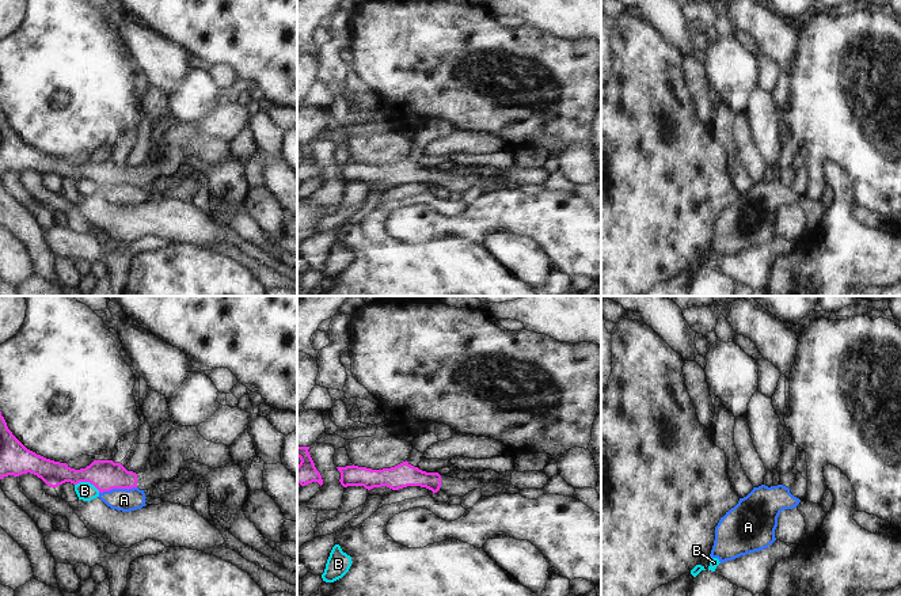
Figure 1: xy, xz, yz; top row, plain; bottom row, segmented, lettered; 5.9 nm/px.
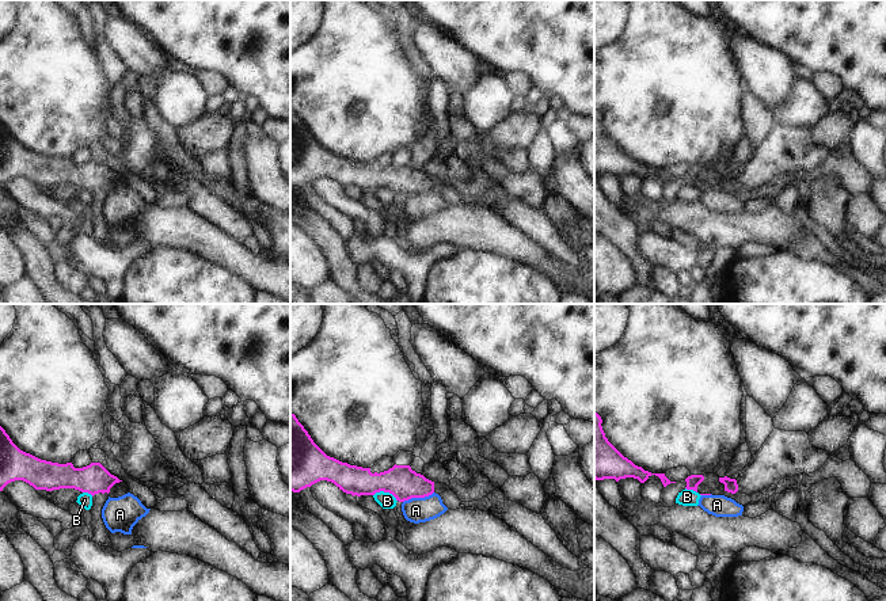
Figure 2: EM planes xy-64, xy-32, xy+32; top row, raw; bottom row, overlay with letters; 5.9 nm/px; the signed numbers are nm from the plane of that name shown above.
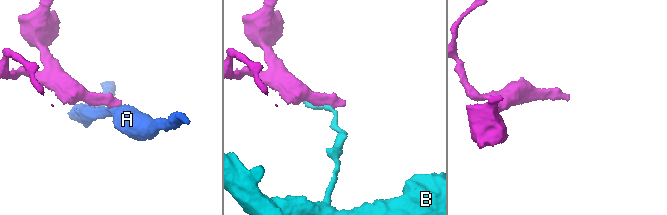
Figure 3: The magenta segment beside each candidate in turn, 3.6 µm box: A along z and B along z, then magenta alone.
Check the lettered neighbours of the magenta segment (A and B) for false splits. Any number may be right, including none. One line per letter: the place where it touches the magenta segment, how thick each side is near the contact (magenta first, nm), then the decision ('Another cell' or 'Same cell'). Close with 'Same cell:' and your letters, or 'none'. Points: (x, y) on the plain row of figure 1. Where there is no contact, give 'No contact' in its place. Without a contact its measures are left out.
A: Touches magenta at xy (117, 183). Thickness 180 nm (magenta) against 130 nm. Another cell
B: Touches magenta at xy (87, 177). Thickness 180 nm (magenta) against 110 nm. Another cell
Same cell: none

